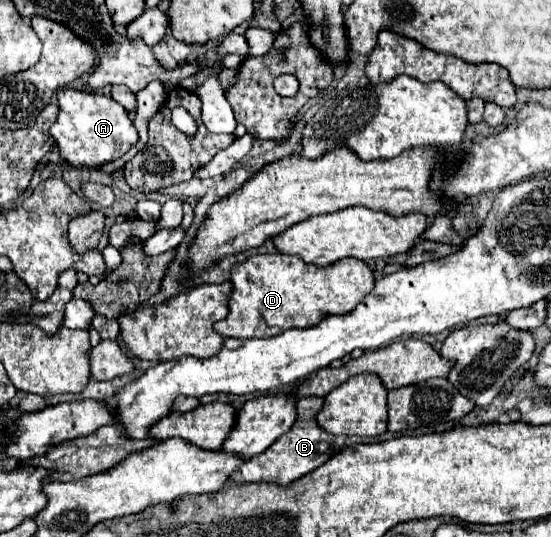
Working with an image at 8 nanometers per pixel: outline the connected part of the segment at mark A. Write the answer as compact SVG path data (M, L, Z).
M59 89L59 117L51 127L51 135L59 147L61 157L75 167L99 167L125 155L137 141L137 129L129 113L113 97L95 91Z

